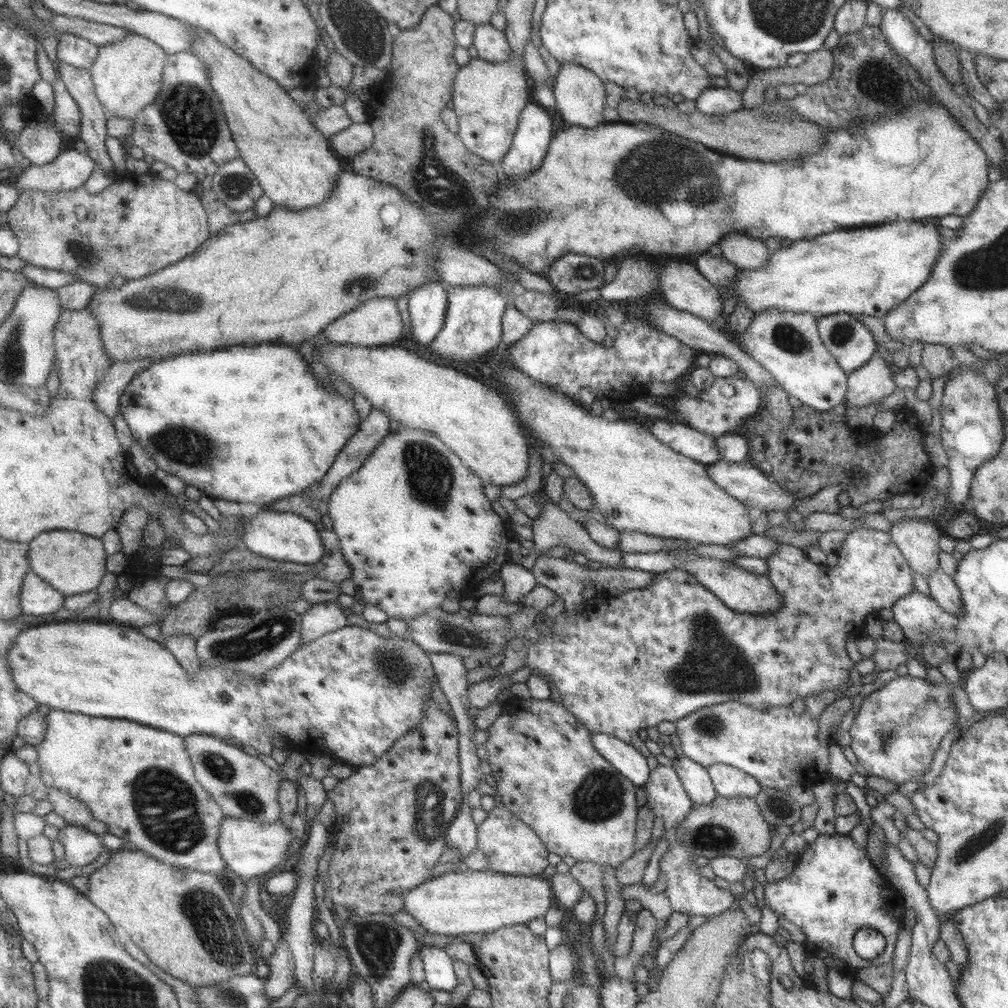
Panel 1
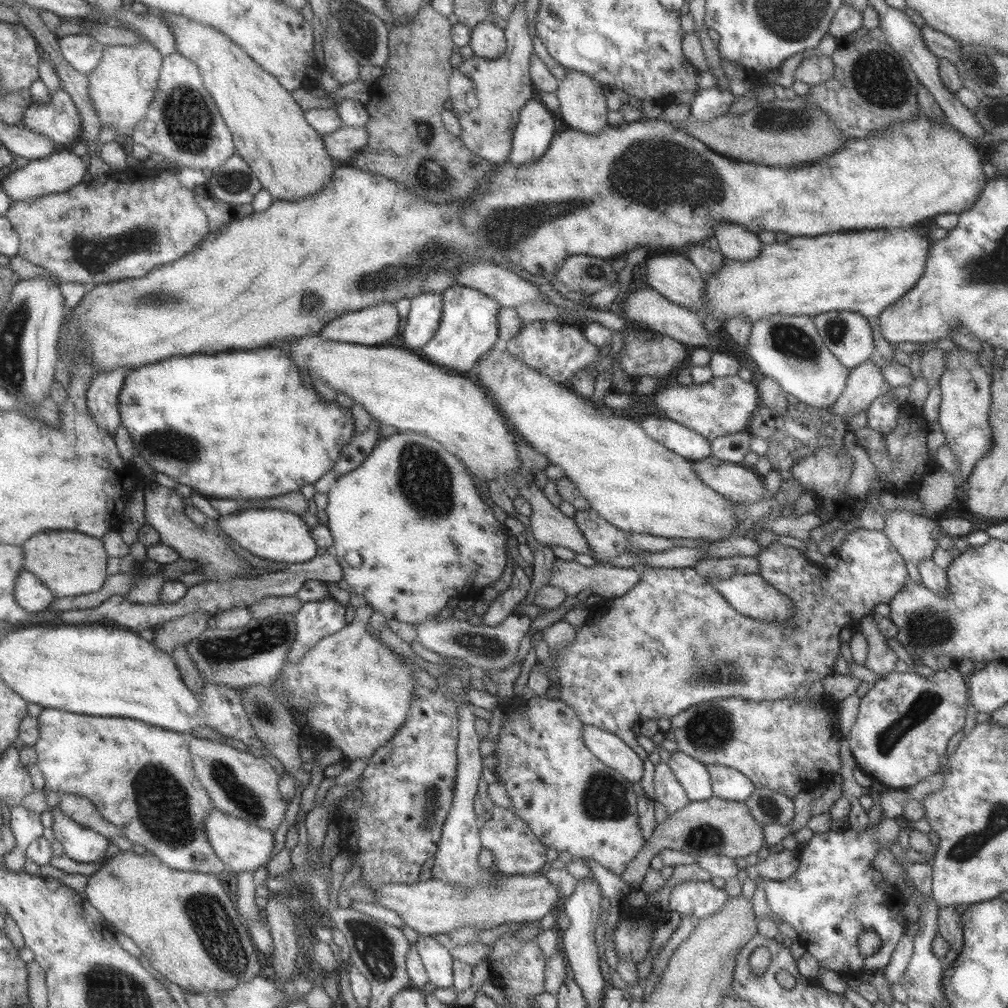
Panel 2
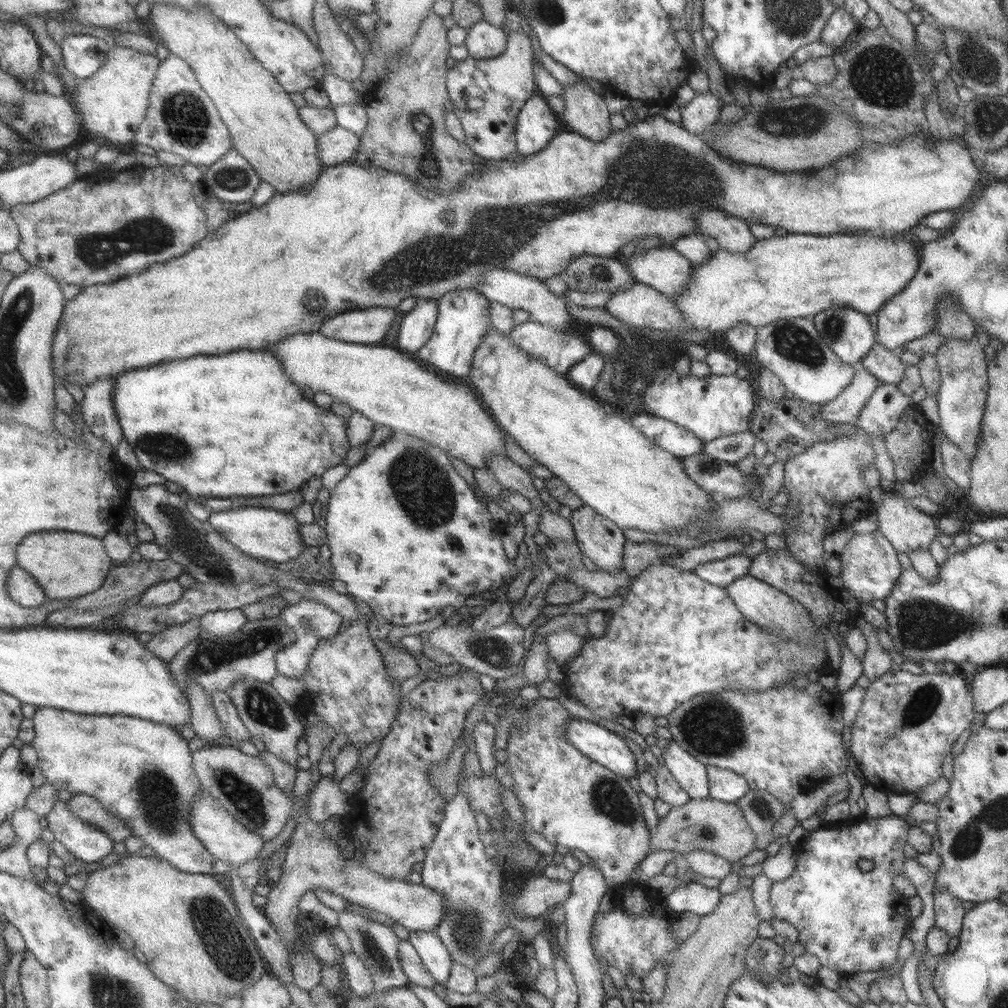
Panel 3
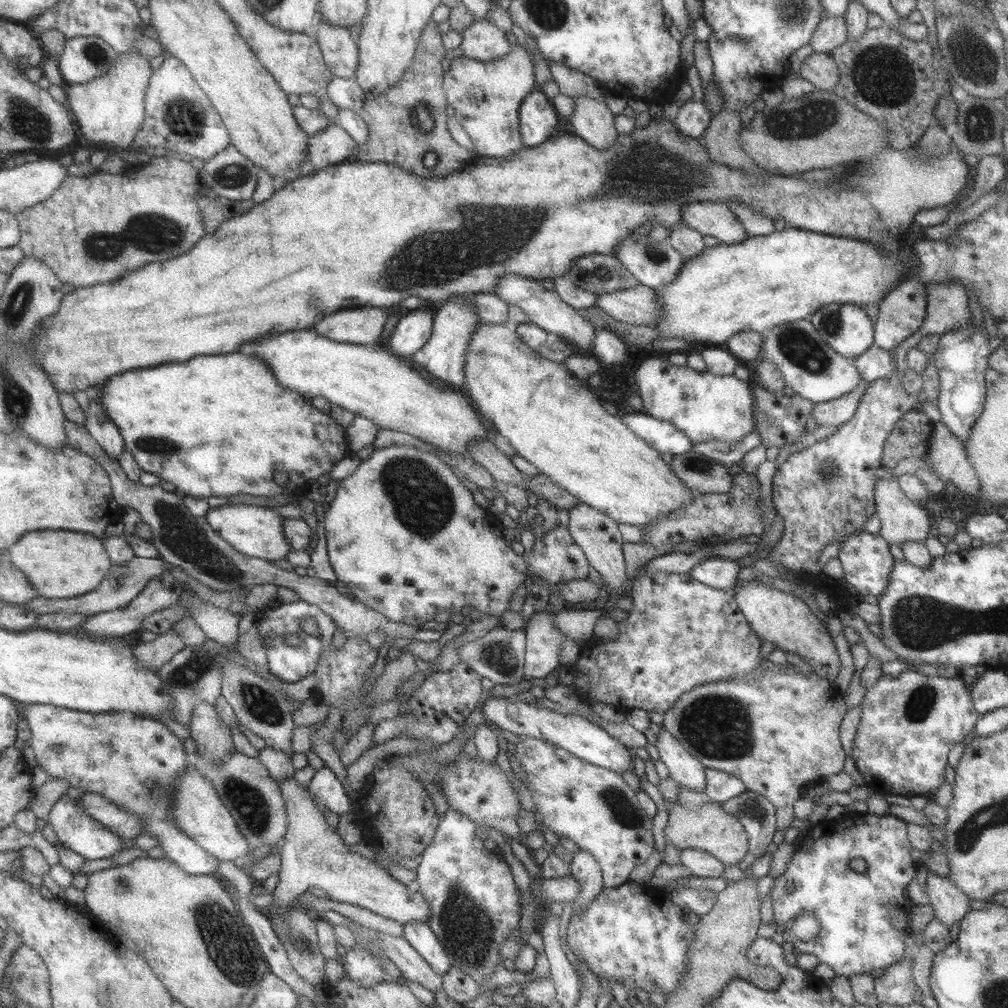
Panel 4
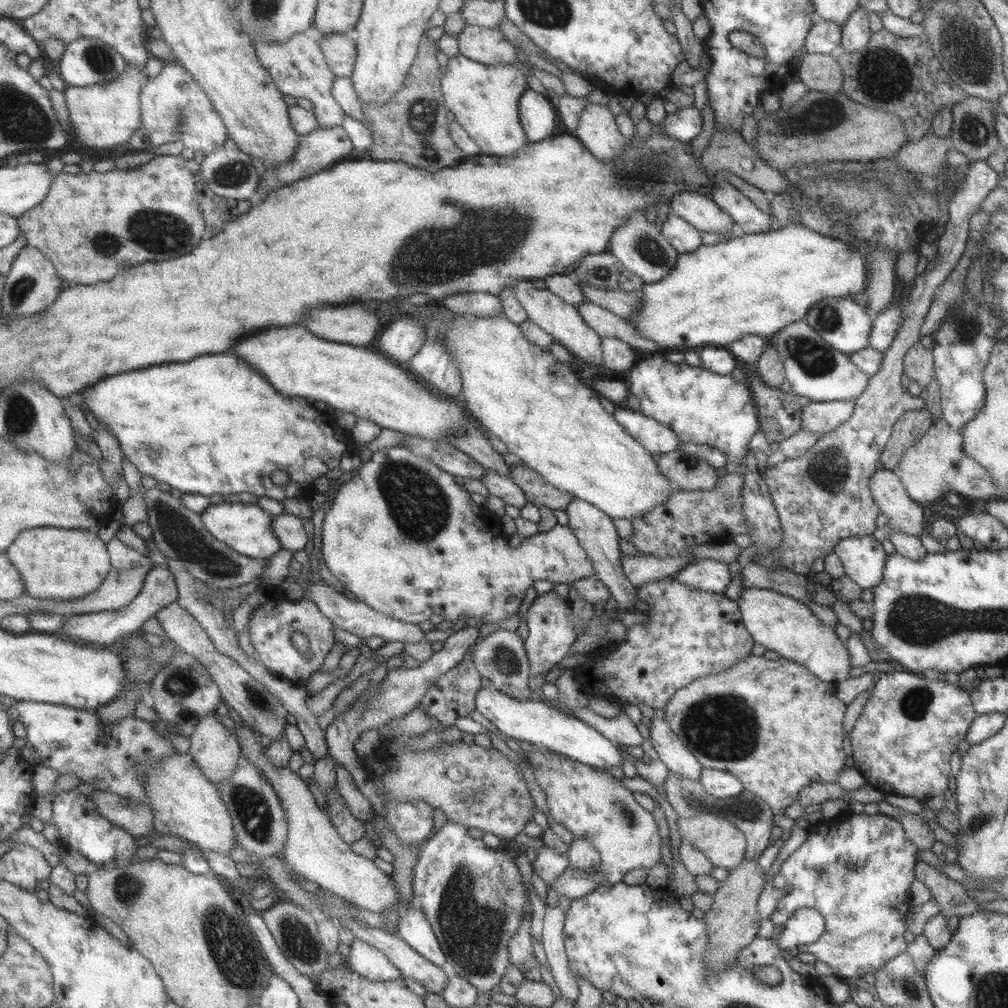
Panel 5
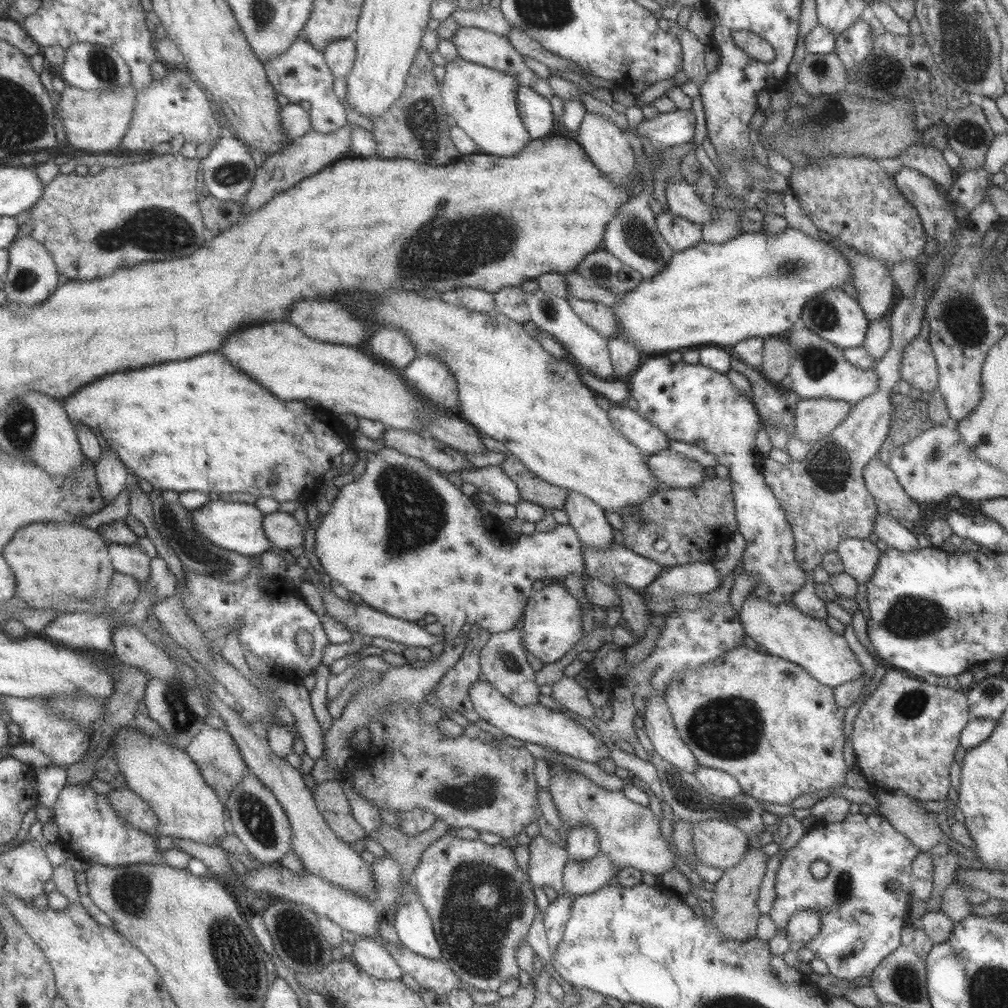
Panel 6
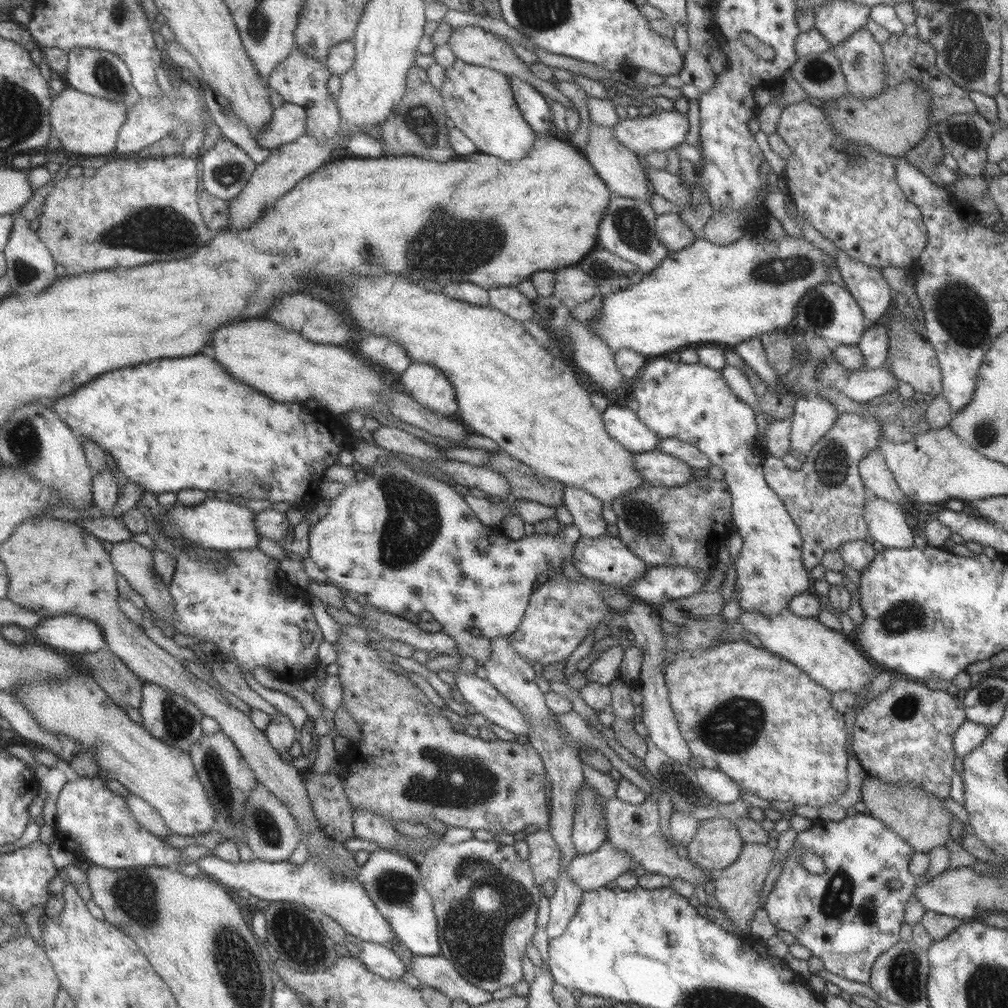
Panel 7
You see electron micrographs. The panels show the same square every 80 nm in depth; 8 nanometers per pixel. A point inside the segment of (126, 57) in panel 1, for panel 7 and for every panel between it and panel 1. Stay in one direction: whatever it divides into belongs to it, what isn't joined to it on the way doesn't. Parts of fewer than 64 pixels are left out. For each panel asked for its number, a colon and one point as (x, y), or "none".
2: (121, 87)
3: (112, 103)
4: (109, 109)
5: (101, 116)
6: (94, 121)
7: (85, 125)

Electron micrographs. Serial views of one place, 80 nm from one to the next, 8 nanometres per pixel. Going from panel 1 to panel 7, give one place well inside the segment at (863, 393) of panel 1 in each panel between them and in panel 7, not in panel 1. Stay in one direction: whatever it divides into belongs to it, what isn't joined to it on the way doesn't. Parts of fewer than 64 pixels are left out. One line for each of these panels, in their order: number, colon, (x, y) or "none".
2: (865, 382)
3: (843, 408)
4: (835, 412)
5: (818, 417)
6: (814, 418)
7: (812, 417)

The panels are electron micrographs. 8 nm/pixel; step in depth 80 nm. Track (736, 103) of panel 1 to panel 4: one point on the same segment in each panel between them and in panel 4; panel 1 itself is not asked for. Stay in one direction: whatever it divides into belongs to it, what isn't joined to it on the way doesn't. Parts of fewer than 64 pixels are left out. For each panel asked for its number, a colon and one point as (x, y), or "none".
2: (710, 103)
3: (702, 111)
4: (692, 118)

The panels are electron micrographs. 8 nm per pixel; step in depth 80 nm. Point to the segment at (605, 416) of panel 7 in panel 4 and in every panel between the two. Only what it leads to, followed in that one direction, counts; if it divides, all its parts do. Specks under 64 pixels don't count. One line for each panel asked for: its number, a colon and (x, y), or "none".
4: (663, 437)
5: (656, 438)
6: (647, 438)

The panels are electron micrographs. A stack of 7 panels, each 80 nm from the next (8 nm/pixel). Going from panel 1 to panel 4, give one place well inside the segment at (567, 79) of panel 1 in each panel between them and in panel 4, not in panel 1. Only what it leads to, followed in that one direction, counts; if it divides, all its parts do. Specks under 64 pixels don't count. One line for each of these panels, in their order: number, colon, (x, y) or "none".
2: (582, 106)
3: (585, 113)
4: (592, 121)

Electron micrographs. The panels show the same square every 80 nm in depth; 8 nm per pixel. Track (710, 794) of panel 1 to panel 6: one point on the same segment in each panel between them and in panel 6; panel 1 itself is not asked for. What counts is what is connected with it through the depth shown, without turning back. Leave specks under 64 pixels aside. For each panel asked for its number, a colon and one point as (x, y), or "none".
2: (693, 777)
3: (691, 775)
4: (687, 771)
5: (677, 758)
6: (657, 720)

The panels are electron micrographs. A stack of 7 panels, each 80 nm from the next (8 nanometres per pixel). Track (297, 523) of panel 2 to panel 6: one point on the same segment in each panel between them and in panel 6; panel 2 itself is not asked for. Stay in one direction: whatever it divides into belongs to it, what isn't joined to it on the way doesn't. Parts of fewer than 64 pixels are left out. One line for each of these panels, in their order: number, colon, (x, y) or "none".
3: (264, 533)
4: (255, 531)
5: (244, 527)
6: (235, 526)

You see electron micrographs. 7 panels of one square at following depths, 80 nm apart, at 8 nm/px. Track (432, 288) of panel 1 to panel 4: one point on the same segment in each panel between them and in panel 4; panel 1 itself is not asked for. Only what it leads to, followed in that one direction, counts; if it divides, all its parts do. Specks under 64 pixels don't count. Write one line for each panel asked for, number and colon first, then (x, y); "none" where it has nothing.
2: (422, 321)
3: (416, 326)
4: (411, 332)

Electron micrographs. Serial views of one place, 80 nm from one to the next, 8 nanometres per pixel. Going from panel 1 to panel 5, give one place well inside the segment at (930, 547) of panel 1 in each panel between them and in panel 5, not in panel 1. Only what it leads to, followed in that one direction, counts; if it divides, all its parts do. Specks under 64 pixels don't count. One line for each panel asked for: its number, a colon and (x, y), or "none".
2: (914, 537)
3: (906, 528)
4: (902, 520)
5: (903, 514)

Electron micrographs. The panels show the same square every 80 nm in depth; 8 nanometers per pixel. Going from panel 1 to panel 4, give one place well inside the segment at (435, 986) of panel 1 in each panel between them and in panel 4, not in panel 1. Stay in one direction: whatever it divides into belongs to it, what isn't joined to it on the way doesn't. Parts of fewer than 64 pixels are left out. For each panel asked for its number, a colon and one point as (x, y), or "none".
2: (437, 961)
3: (432, 953)
4: (421, 938)

